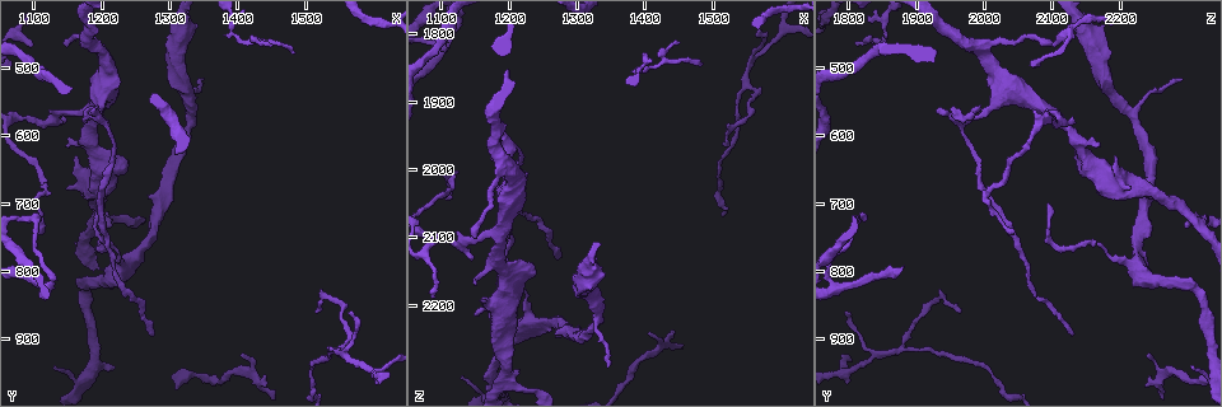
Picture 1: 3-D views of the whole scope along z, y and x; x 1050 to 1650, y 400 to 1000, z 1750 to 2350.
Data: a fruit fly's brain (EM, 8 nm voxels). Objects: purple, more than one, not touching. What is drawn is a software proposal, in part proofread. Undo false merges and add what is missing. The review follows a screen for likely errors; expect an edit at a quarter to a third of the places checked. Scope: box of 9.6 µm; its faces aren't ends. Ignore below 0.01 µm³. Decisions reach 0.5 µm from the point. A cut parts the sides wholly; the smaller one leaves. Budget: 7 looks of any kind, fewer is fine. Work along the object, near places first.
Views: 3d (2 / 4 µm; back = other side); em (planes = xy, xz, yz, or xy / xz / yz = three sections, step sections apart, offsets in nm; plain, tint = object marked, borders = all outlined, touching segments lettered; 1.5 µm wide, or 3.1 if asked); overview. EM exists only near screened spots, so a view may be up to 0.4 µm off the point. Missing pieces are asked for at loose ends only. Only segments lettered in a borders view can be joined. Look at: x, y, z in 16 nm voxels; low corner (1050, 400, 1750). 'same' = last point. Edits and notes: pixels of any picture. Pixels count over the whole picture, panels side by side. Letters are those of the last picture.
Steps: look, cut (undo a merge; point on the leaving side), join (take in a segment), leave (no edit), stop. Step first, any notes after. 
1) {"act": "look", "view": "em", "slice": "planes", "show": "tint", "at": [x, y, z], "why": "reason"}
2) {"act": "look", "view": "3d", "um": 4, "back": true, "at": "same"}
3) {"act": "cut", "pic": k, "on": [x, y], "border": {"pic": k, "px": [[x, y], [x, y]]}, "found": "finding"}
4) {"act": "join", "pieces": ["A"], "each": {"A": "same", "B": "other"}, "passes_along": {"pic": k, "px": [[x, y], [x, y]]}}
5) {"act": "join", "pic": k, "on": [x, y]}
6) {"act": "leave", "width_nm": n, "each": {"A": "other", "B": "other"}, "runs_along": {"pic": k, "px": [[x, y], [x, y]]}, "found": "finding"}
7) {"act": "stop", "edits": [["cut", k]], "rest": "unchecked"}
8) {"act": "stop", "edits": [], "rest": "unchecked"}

{"act": "look", "view": "em", "slice": "xz", "step": 4, "show": "tint", "at": [1150, 675, 2215], "why": "branch stops here"}

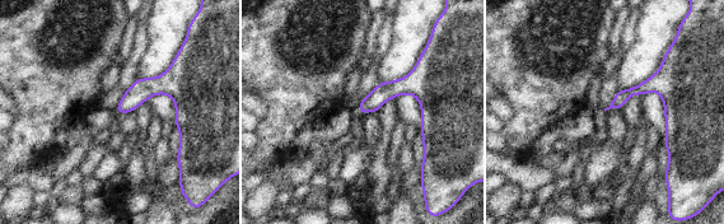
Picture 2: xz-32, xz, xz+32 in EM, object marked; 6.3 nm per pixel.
{"act": "look", "view": "em", "slice": "xz", "step": 4, "show": "borders", "at": "same", "why": "what lies round it"}

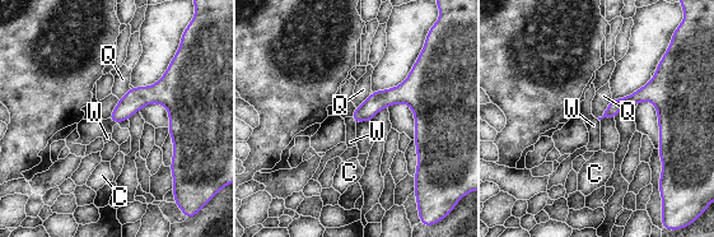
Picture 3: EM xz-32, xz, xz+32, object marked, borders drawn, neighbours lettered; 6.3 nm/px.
{"act": "join", "pic": 3, "on": [350, 142], "each": {"C": "other", "Q": "other", "W": "same"}, "passes_along": {"pic": 3, "px": [[377, 101], [353, 119], [350, 142]]}, "found": "the neuron continues"}

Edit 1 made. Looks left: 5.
{"act": "look", "view": "3d", "um": 4, "back": true, "at": [1245, 640, 2150], "why": "branch stops here"}

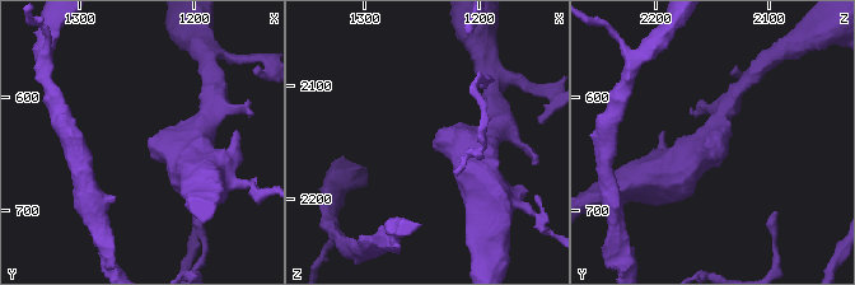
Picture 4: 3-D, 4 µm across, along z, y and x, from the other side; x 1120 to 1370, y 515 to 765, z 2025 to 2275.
{"act": "look", "view": "em", "slice": "planes", "show": "borders", "at": [1238, 636, 2156], "why": "need the tissue"}

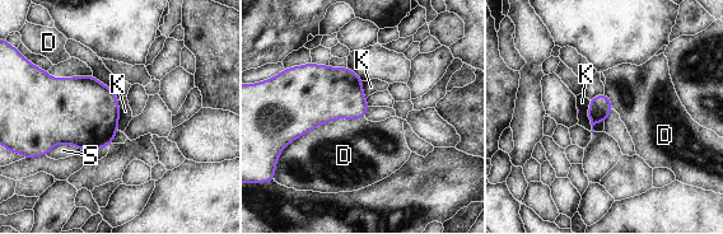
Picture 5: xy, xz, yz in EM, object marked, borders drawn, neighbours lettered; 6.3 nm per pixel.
{"act": "leave", "longest_contact_nm": ["D", 550], "each": {"D": "other", "K": "other", "S": "other"}, "border": {"pic": 5, "px": [[364, 116], [322, 122], [283, 149]]}, "found": "none of them fits"}

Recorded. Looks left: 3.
{"act": "look", "view": "3d", "um": 4, "at": [1205, 580, 1970], "why": "a fork"}

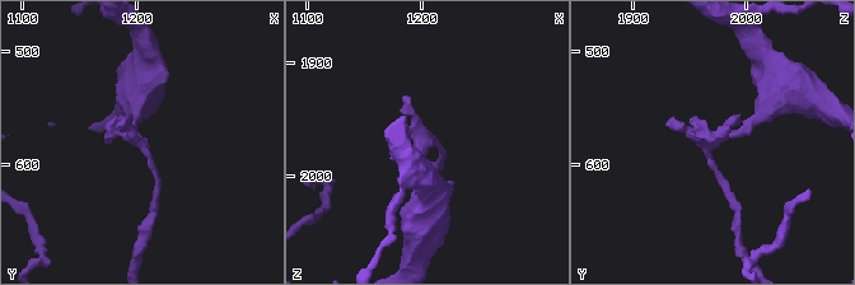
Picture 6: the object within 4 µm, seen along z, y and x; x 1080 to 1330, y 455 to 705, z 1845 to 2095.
{"act": "look", "view": "em", "slice": "planes", "show": "tint", "at": [1200, 580, 1970]}

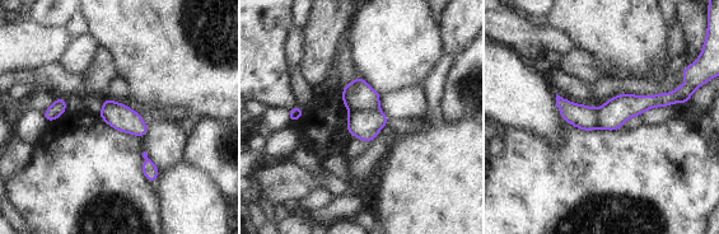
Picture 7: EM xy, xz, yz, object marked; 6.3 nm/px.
{"act": "look", "view": "em", "slice": "planes", "show": "borders", "at": "same"}

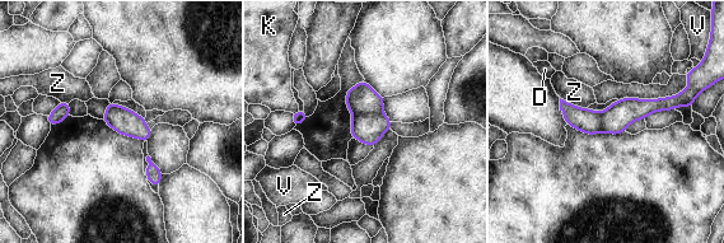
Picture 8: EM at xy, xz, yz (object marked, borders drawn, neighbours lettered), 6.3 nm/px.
{"act": "cut", "pic": 8, "on": [362, 98], "each": {"D": "other", "K": "other", "V": "other", "Z": "other"}, "border": {"pic": 8, "px": [[382, 112], [358, 113], [354, 117]]}, "found": "a second neuron is stuck on"}

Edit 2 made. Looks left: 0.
{"act": "stop", "edits": [["join", 3], ["cut", 8]], "rest": "unchecked"}

